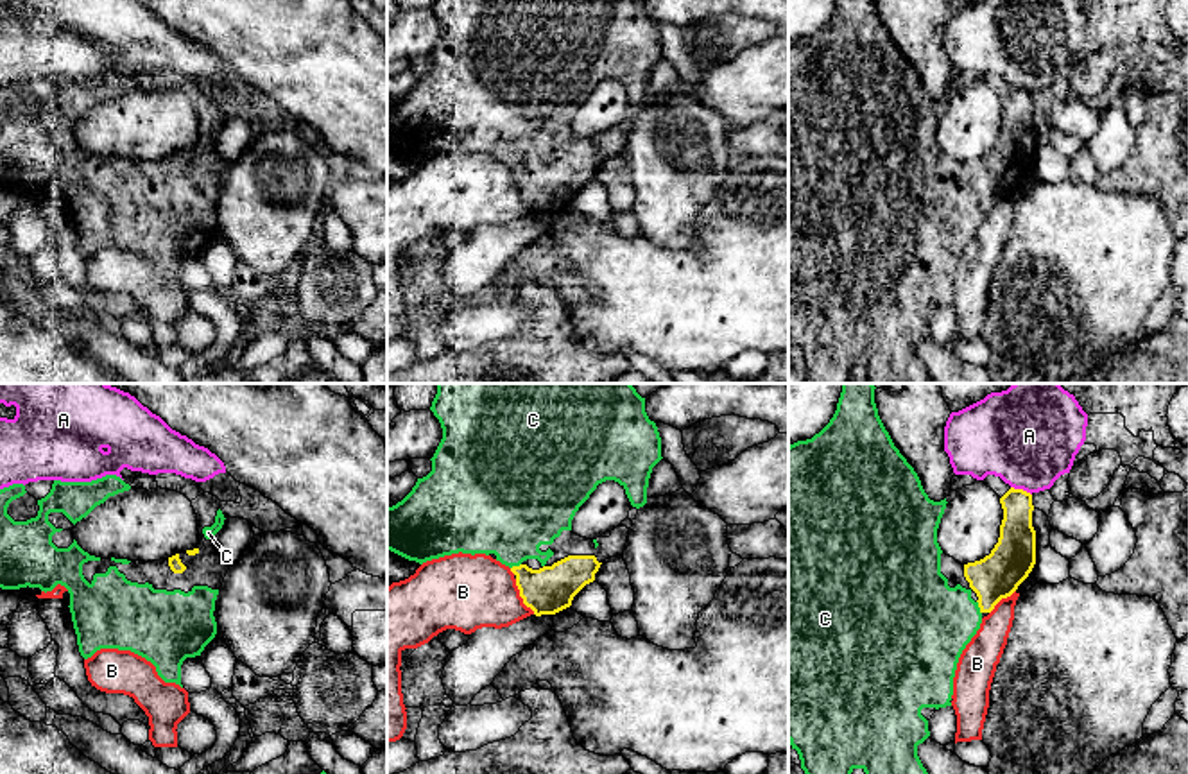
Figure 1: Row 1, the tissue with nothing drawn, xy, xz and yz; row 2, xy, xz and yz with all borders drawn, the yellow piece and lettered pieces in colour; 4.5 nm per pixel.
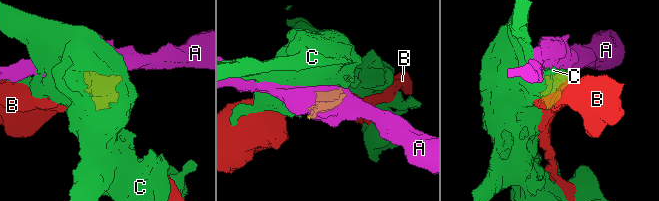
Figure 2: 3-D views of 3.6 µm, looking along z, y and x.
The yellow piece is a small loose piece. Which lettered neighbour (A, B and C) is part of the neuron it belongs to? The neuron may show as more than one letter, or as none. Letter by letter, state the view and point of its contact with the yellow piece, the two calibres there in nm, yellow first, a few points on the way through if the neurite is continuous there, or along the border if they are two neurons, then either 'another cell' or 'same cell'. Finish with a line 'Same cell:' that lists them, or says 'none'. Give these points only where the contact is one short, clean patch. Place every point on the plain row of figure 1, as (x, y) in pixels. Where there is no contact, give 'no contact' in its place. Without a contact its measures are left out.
A: meets yellow in yz at (1022, 88); 180 nm thick on the yellow side, 400 nm on the other; border along yz (1011, 85), (1022, 86), (1031, 94); another cell
B: meets yellow in xz at (520, 194); 220 nm thick on the yellow side, 340 nm on the other; another cell
C: meets yellow in yz at (979, 205); 200 nm thick on the yellow side, 400 nm on the other; runs through yz (997, 174), (990, 194), (979, 205), (966, 214), (927, 223); same cell
Same cell: C

